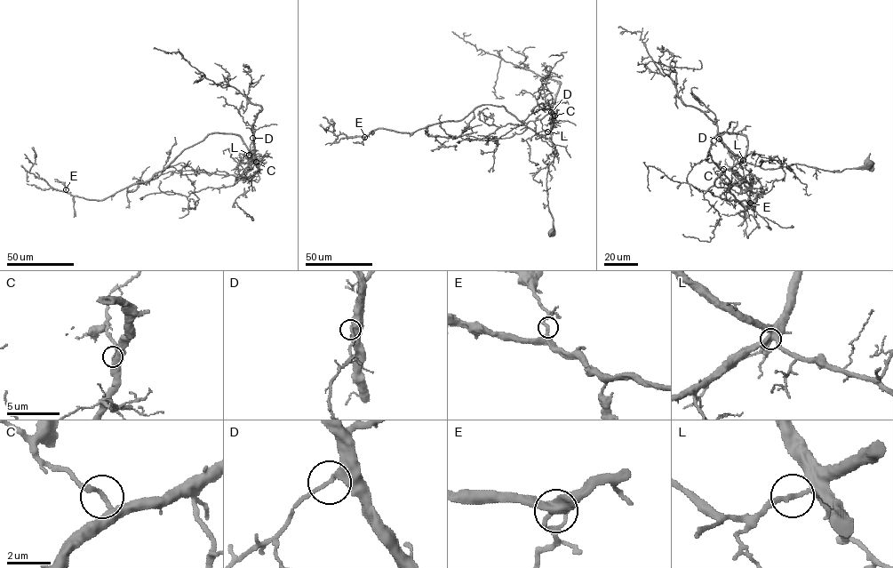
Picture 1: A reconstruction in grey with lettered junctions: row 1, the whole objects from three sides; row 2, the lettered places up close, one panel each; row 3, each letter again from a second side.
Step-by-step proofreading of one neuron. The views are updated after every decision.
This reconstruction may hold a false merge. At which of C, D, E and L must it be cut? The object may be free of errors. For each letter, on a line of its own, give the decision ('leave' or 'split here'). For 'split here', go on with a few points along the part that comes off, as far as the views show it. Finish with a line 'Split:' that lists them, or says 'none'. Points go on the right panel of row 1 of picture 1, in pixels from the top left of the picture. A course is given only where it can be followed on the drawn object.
C: leave
D: leave
E: leave
L: leave
Split: none

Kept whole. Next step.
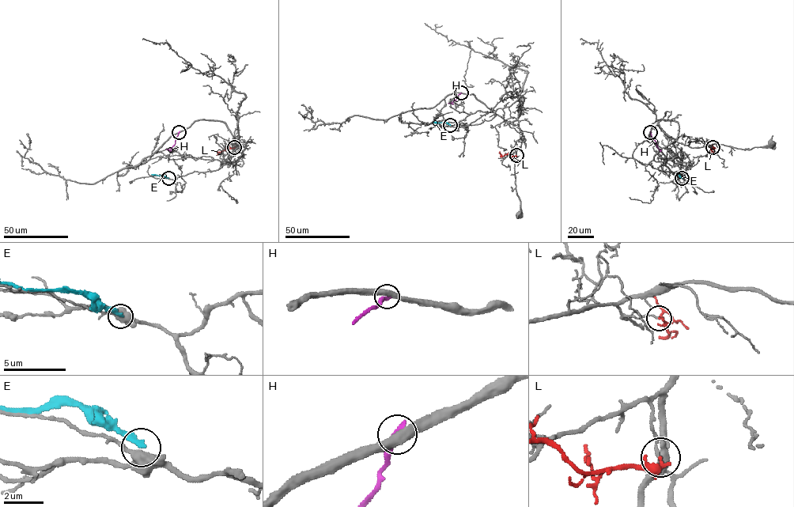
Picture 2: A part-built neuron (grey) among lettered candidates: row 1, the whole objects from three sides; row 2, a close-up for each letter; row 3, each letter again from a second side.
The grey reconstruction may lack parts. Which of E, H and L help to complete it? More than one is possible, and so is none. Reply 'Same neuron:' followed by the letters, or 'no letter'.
Same neuron: no letter

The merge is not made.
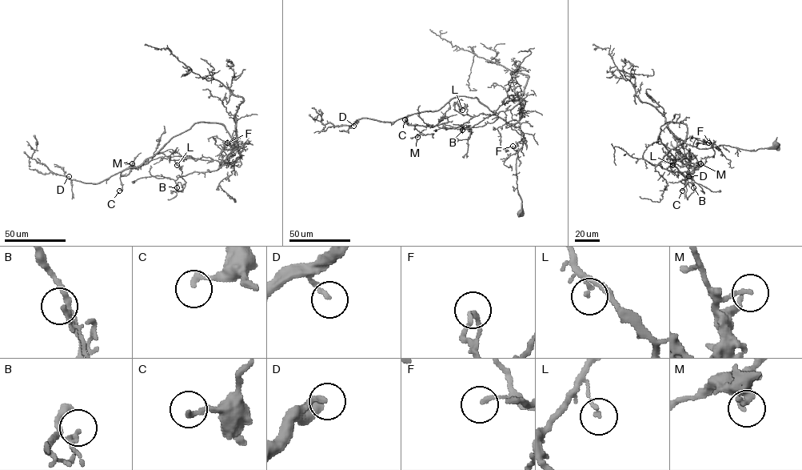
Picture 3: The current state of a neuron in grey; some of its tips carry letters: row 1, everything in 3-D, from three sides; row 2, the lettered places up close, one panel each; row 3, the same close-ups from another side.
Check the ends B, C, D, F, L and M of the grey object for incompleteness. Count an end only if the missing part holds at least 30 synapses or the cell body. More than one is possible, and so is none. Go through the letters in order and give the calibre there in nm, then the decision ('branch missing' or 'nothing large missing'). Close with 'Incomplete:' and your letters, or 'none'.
B: 150 nm | nothing large missing
C: 190 nm | nothing large missing
D: 190 nm | branch missing
F: 150 nm | nothing large missing
L: 130 nm | nothing large missing
M: 160 nm | nothing large missing
Incomplete: D

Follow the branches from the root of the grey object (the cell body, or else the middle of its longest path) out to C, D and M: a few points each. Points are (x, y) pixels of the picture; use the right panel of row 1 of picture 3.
C: (776, 146), (699, 149), (685, 142), (684, 123), (667, 122), (660, 138), (685, 177), (682, 190)
D: (776, 146), (699, 149), (685, 142), (684, 123), (667, 122), (660, 142), (681, 182), (688, 176)
M: (776, 146), (699, 149), (685, 142), (684, 123), (660, 127), (660, 142), (680, 171), (688, 175), (700, 163)

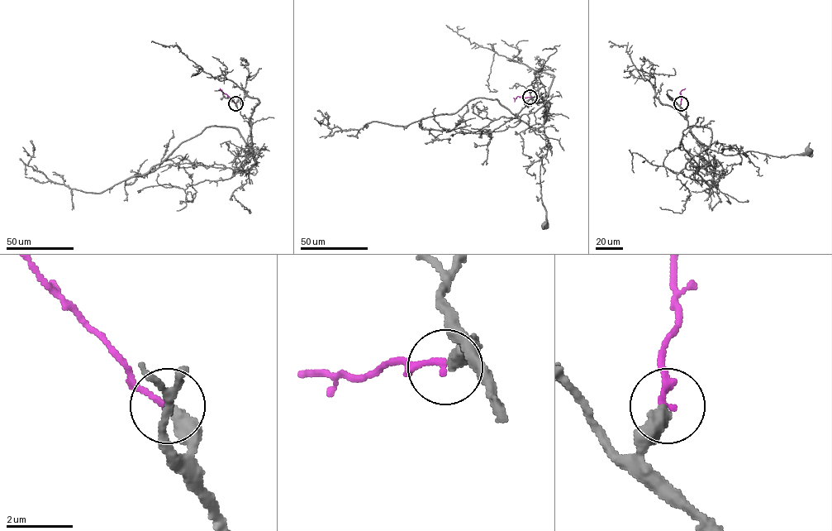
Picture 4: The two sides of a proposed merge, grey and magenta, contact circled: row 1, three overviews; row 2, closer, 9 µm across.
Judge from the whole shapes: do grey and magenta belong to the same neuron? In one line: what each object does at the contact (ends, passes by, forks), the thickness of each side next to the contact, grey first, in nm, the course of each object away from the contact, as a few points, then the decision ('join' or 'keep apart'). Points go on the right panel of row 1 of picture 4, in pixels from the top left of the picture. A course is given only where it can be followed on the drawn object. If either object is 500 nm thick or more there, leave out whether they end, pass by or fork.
grey ends there; magenta ends there; 460 nm thick on the grey side, 180 nm on the other; grey runs (680, 103), (686, 112), (692, 135), (710, 149), (723, 155), (750, 150), (786, 157), (808, 155), (809, 151); magenta runs (681, 103), (680, 93), (685, 88); join

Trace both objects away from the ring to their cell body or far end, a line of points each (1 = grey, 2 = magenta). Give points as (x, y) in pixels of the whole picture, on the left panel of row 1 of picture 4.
1: (235, 103), (251, 125), (252, 143), (249, 148), (254, 155), (245, 150), (247, 157), (250, 151)
2: (235, 103), (220, 88)

